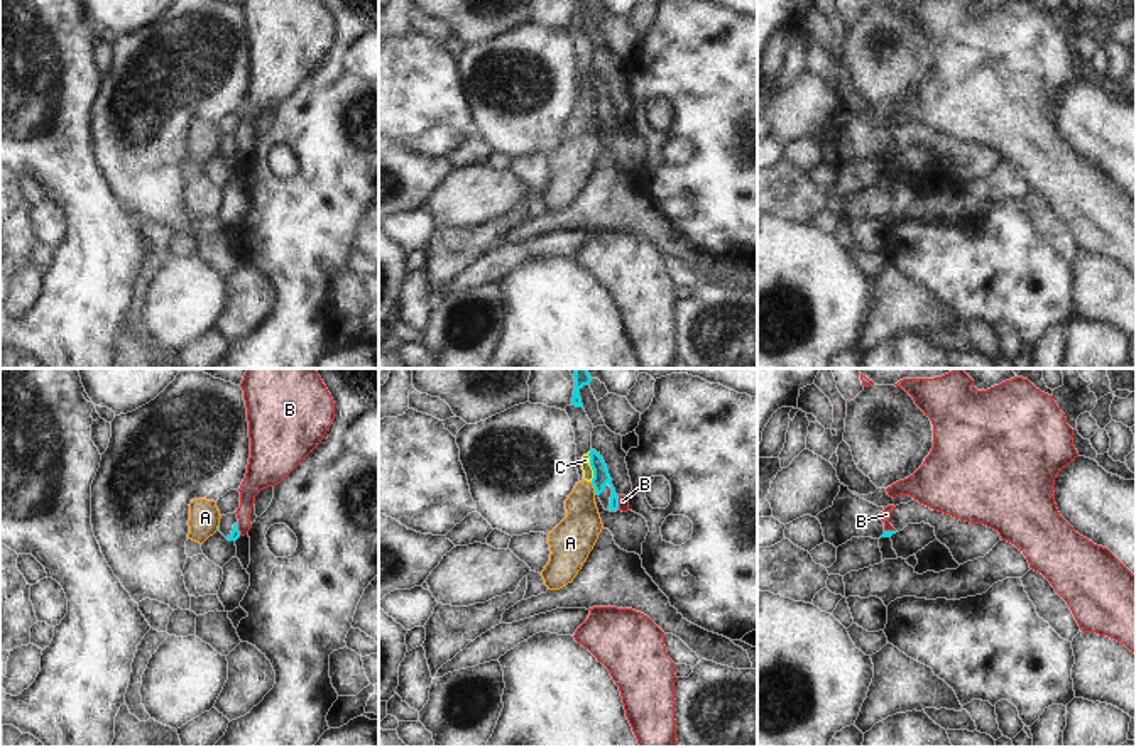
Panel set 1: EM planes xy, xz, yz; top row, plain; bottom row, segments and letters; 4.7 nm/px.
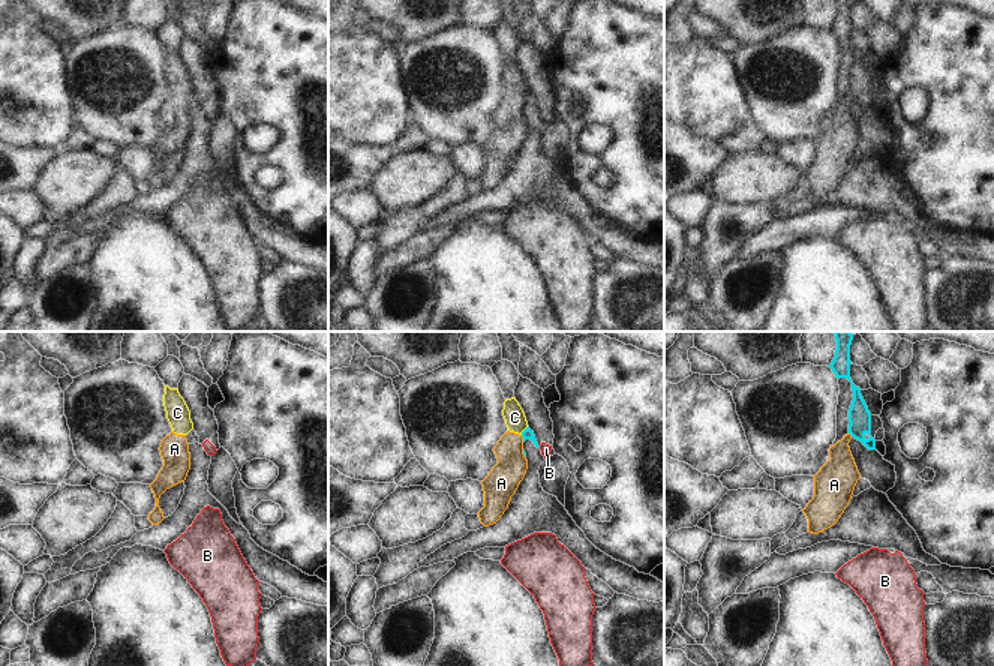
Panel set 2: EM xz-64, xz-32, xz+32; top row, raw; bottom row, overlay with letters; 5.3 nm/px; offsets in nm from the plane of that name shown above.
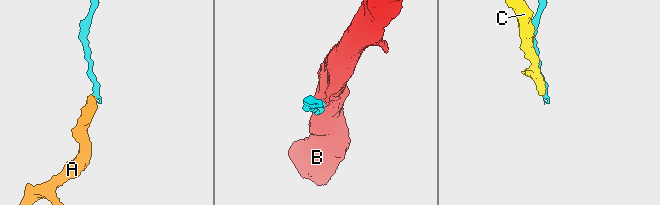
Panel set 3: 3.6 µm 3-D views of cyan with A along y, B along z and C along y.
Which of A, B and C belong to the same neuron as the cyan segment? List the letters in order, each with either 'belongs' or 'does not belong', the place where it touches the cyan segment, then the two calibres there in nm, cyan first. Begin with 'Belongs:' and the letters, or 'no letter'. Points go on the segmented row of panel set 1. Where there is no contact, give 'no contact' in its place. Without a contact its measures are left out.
Belongs: no letter
A: does not belong | xz (594, 487) | 80/200 nm
B: does not belong | xy (237, 529) | 50/110 nm
C: does not belong | xz (590, 465) | 80/50 nm

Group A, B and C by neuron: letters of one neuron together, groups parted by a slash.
A C / B

